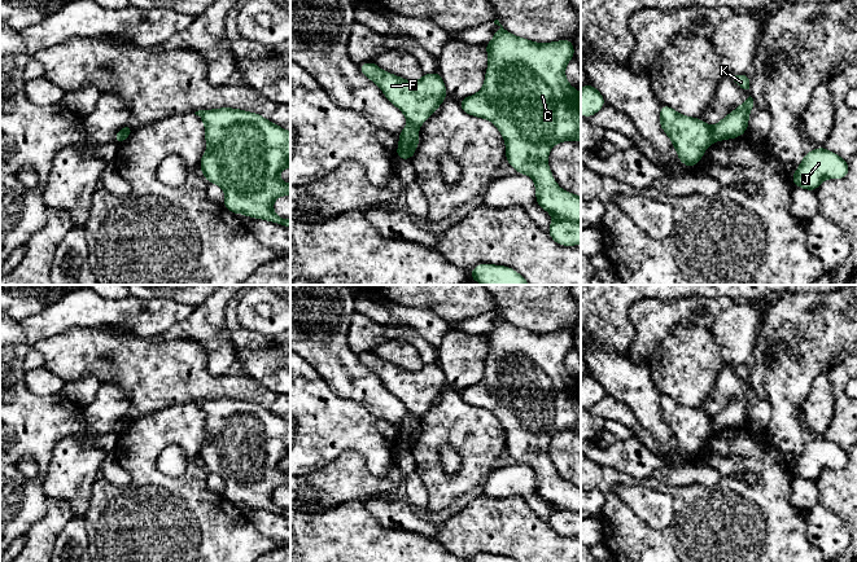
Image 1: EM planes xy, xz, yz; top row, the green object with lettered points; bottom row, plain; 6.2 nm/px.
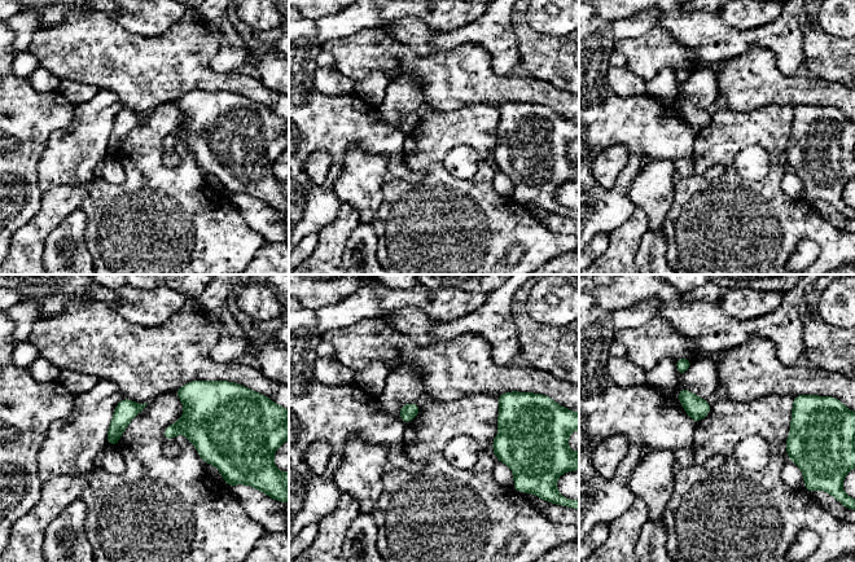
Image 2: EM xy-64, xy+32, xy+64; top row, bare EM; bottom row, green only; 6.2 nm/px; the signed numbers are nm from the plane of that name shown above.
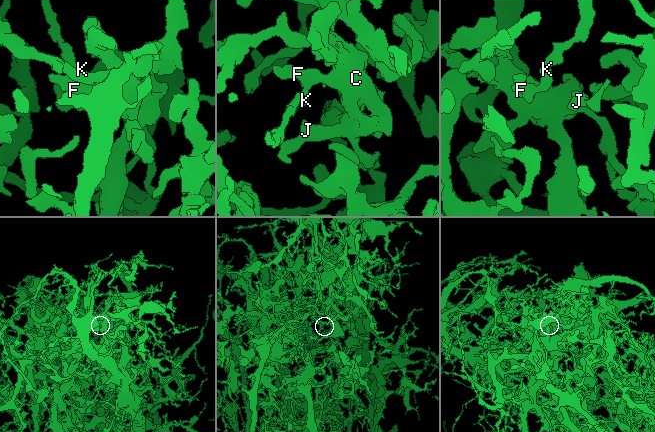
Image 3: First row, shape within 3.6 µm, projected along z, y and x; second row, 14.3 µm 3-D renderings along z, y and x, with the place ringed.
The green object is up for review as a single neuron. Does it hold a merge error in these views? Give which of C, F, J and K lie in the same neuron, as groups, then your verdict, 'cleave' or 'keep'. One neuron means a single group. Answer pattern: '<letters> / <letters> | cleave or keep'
C F J / K | cleave

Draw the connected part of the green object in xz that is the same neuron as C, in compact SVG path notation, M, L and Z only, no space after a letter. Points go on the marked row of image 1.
M498 19L494 21L500 28L494 39L485 44L489 63L482 89L459 101L462 110L477 118L485 118L495 124L506 141L506 159L519 174L529 175L535 183L535 196L539 207L554 216L547 232L551 238L563 246L581 243L581 197L563 190L554 180L547 164L551 148L561 141L581 141L581 93L565 79L564 70L574 57L573 40L554 43L533 43L525 38L517 38L503 28Z

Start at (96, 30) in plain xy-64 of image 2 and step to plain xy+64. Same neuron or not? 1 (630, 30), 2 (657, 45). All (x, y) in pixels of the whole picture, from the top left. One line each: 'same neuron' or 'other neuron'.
1: other neuron
2: same neuron

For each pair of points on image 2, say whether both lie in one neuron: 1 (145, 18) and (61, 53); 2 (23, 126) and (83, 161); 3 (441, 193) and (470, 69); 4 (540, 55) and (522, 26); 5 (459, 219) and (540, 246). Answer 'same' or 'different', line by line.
1: different
2: different
3: different
4: same
5: same

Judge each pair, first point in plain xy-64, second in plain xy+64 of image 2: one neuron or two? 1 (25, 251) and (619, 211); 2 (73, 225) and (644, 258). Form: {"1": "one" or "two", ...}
{"1": "two", "2": "one"}

